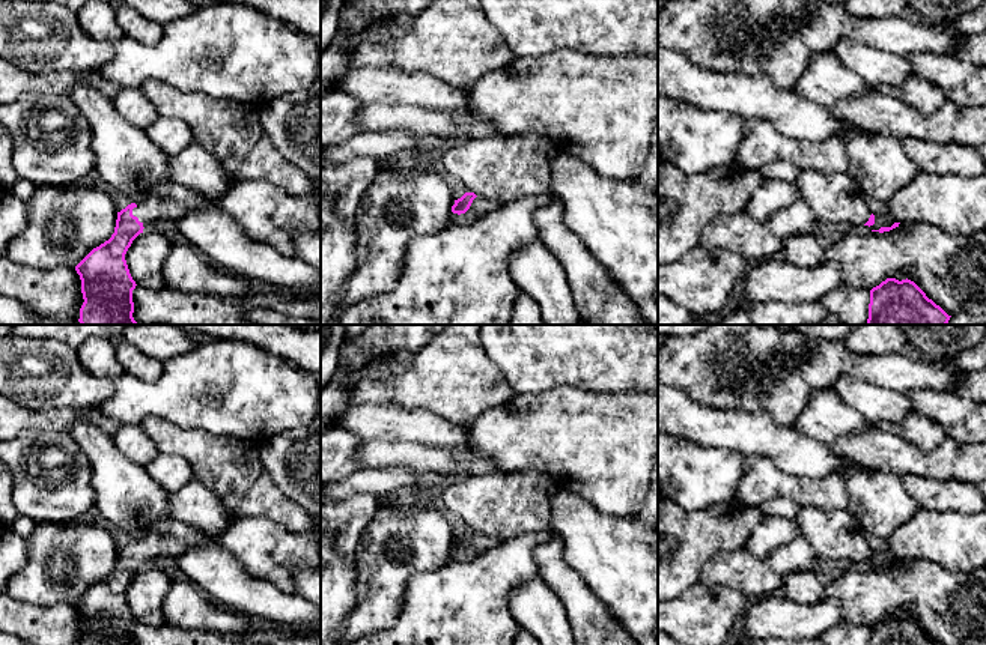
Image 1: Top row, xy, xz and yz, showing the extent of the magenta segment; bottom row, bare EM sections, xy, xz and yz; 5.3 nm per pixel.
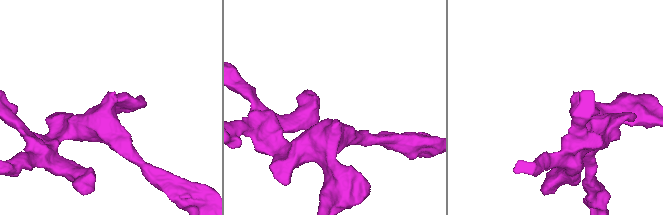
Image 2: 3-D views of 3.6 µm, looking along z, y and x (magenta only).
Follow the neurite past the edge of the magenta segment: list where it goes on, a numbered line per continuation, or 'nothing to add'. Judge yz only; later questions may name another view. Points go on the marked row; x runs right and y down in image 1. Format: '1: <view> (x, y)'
1: yz (836, 200)

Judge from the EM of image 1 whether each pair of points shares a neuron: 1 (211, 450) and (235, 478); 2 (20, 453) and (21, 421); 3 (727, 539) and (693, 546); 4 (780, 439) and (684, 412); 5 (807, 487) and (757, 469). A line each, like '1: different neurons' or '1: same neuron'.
1: same neuron
2: different neurons
3: same neuron
4: same neuron
5: same neuron

